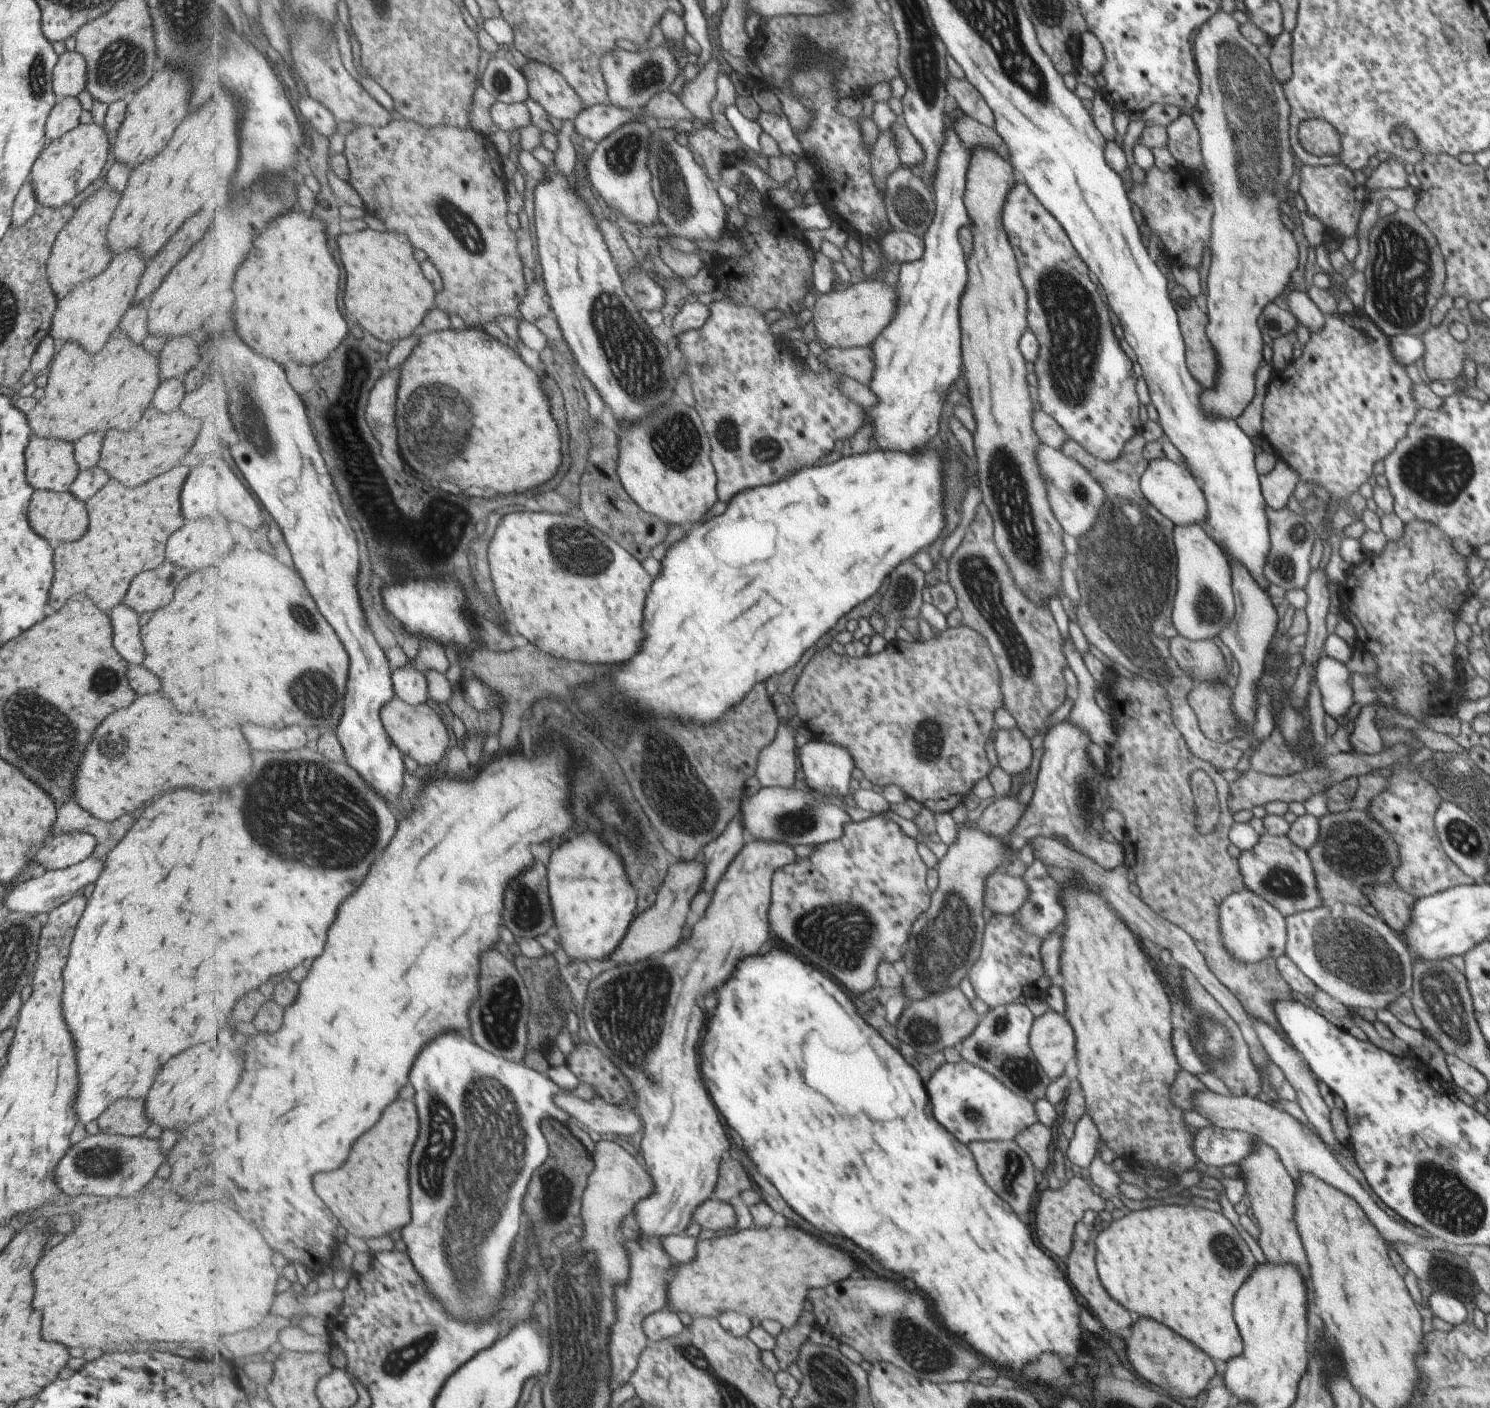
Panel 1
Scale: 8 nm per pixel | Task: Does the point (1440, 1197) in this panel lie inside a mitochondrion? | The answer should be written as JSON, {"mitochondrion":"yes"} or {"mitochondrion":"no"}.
{"mitochondrion":"yes"}

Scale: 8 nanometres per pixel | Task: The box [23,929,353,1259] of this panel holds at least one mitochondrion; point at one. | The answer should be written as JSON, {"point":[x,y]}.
{"point":[90,1160]}

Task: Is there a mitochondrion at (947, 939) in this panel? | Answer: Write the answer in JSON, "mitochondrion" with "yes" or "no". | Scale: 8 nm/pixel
{"mitochondrion":"yes"}

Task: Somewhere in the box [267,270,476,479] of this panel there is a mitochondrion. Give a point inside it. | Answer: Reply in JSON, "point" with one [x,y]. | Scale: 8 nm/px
{"point":[352,441]}

